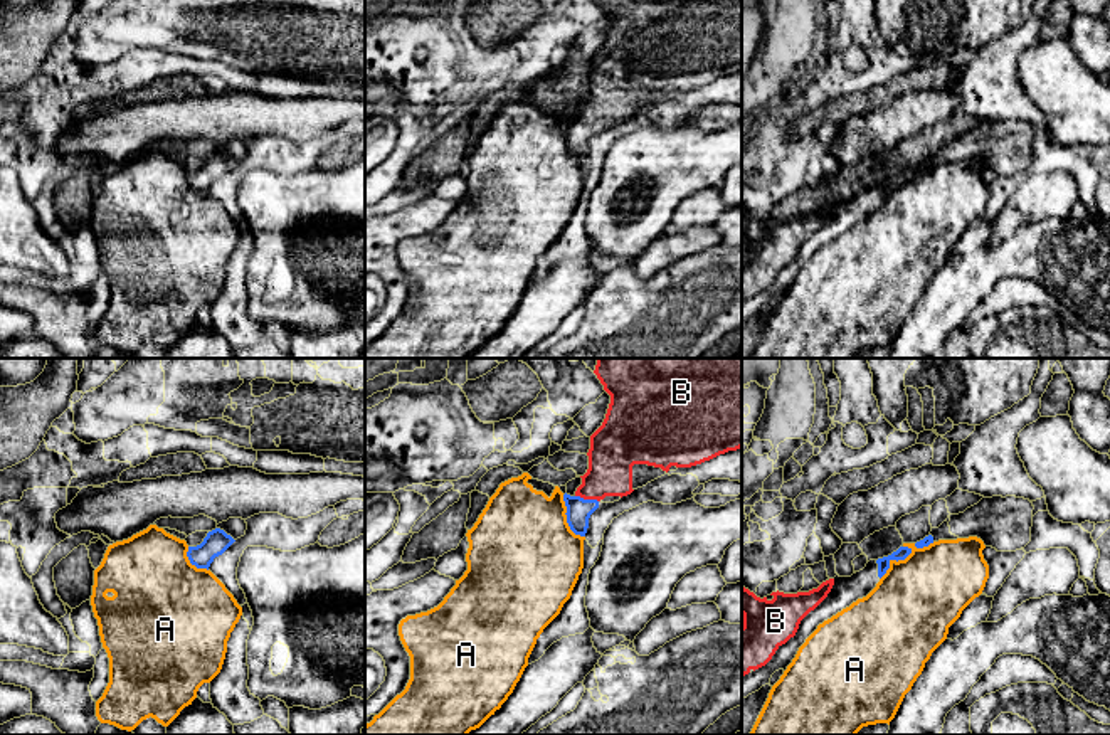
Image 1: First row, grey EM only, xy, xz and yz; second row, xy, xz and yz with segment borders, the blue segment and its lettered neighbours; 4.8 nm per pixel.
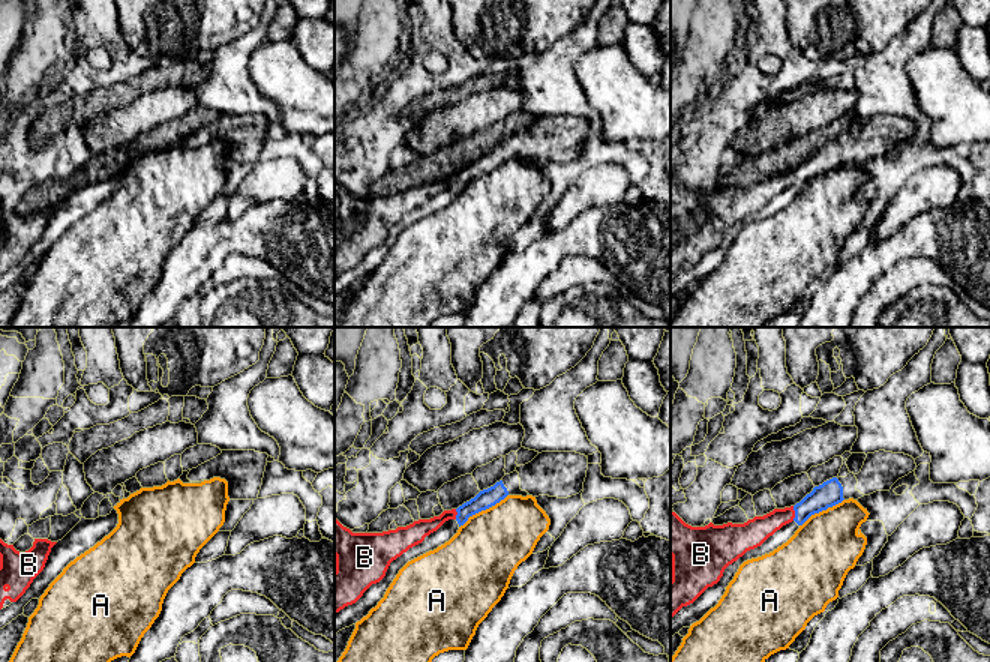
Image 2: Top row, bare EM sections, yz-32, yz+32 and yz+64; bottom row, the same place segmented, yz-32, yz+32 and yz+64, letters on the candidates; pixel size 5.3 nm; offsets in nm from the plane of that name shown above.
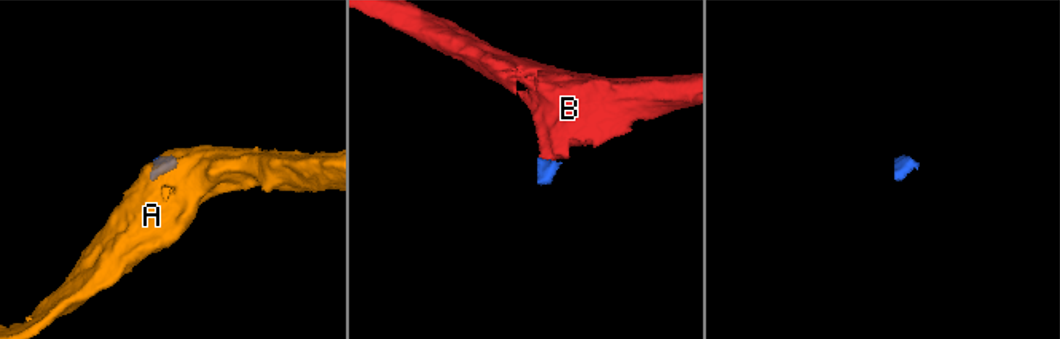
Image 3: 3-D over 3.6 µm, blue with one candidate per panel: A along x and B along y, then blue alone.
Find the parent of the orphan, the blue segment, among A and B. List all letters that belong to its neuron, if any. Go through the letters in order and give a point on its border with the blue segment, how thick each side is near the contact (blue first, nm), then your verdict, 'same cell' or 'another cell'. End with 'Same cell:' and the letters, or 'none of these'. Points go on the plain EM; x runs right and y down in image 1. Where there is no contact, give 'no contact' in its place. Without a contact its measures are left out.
A: meets blue in yz at (893, 182); 60 nm thick on the blue side, 400 nm on the other; another cell
B: meets blue in xz at (587, 123); 120 nm thick on the blue side, 220 nm on the other; same cell
Same cell: B

